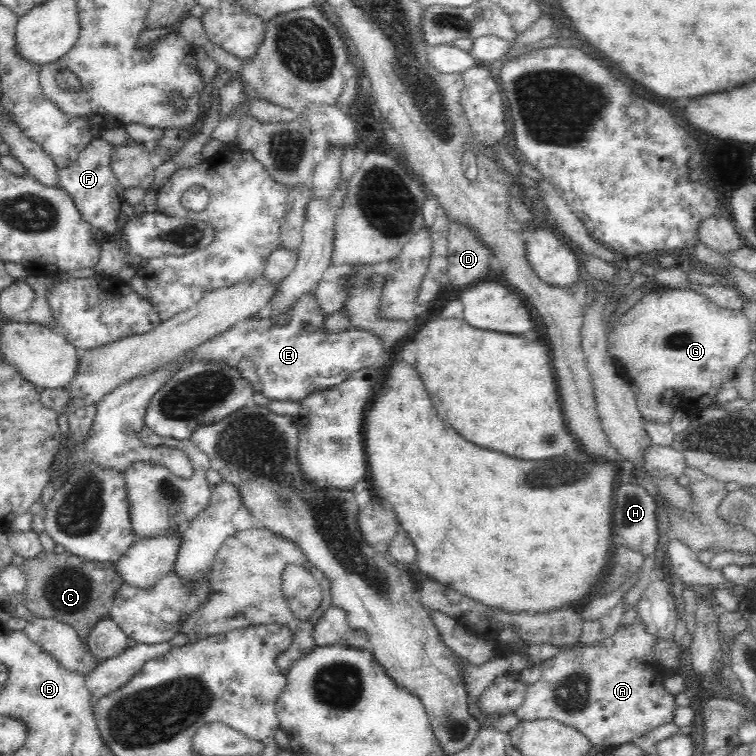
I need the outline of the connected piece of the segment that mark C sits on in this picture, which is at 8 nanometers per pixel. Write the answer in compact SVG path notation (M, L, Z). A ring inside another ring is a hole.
M43 548L30 560L20 566L25 576L25 587L21 592L24 606L34 616L43 619L54 617L62 623L70 624L86 640L92 628L103 615L111 610L111 598L116 589L124 583L115 562L96 562L78 554L64 552L56 555Z

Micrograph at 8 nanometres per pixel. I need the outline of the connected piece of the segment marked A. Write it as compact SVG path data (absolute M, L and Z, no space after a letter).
M638 615L632 624L619 626L610 636L602 638L600 642L594 642L594 644L582 644L582 642L580 642L580 644L576 644L574 648L564 648L564 650L560 650L558 654L554 654L551 658L544 659L544 662L538 665L542 669L542 676L533 684L527 683L522 704L515 710L516 715L523 721L545 719L546 717L562 721L562 724L566 723L567 725L572 725L576 727L576 729L580 729L582 733L586 733L586 735L590 737L590 741L592 741L592 745L604 746L618 746L622 743L628 743L631 738L636 738L649 730L654 730L654 728L658 728L658 726L665 725L668 727L668 724L671 724L672 720L674 720L674 710L678 708L678 704L676 704L676 694L670 692L670 690L666 690L666 686L664 686L664 676L678 674L678 671L676 668L669 669L668 667L662 667L662 665L660 665L660 659L656 657L656 644L658 644L658 640L661 640L661 637L651 634L651 632L647 630L645 622L643 622L640 615Z

